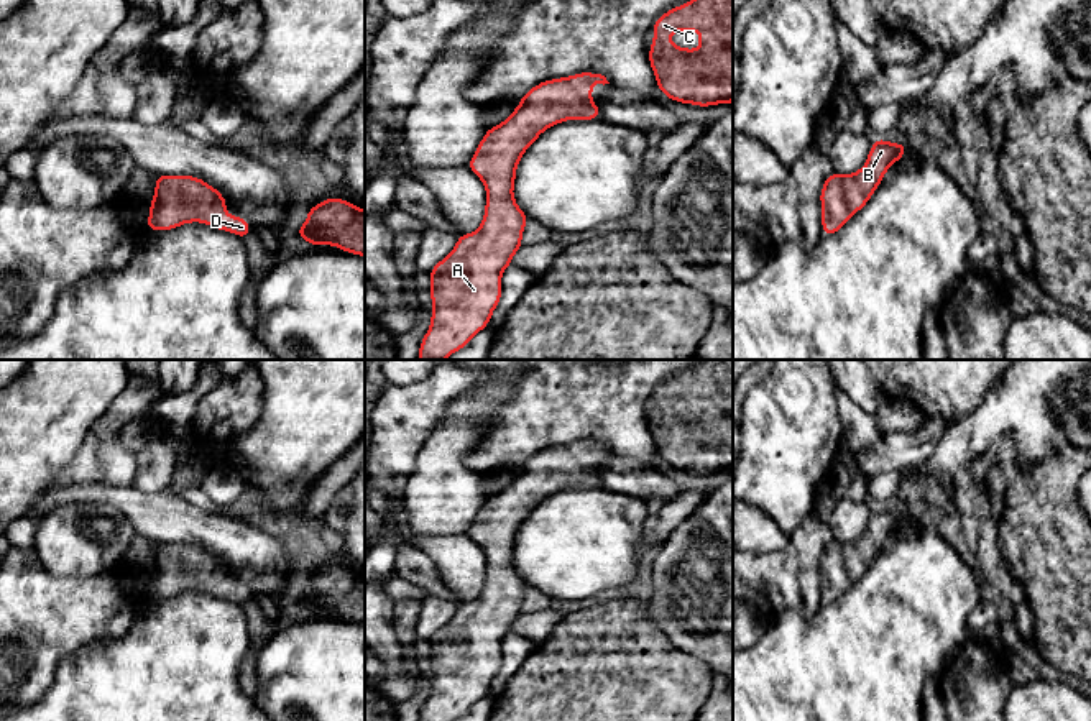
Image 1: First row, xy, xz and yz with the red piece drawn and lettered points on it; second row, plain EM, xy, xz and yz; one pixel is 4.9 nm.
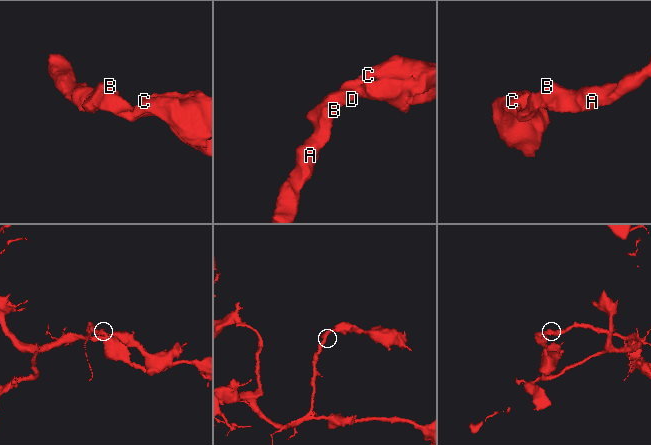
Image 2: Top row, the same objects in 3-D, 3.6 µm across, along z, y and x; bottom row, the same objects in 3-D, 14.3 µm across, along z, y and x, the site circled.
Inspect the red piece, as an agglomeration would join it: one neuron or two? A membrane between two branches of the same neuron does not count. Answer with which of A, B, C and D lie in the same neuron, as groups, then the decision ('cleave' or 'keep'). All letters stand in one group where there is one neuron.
A B C D; keep

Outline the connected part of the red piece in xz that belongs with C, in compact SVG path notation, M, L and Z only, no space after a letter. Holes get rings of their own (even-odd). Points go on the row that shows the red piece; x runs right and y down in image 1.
M690 0L661 15L652 25L656 39L649 62L662 94L675 102L710 107L733 102L733 0ZM675 31L698 31L700 49L679 48L669 41Z

